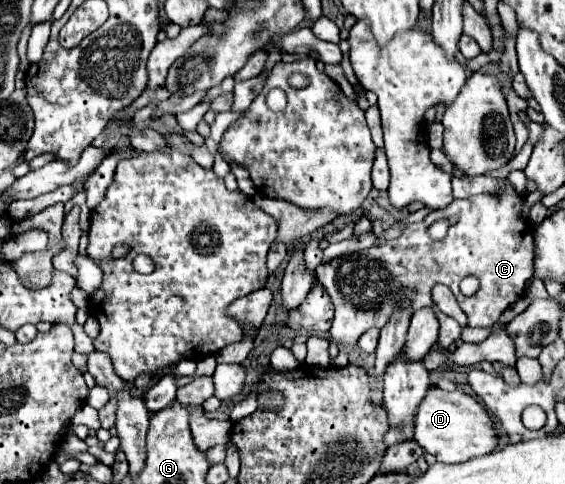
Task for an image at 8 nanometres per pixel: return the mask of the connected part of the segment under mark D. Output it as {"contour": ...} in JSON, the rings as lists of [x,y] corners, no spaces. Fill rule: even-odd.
{"contour":[[[429,387],[425,399],[419,403],[415,417],[415,441],[425,453],[437,457],[439,463],[461,463],[477,455],[491,453],[497,445],[497,433],[487,411],[463,391],[443,391]]]}

